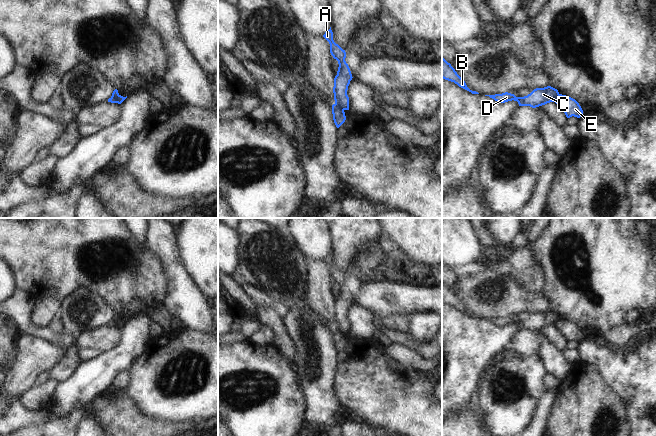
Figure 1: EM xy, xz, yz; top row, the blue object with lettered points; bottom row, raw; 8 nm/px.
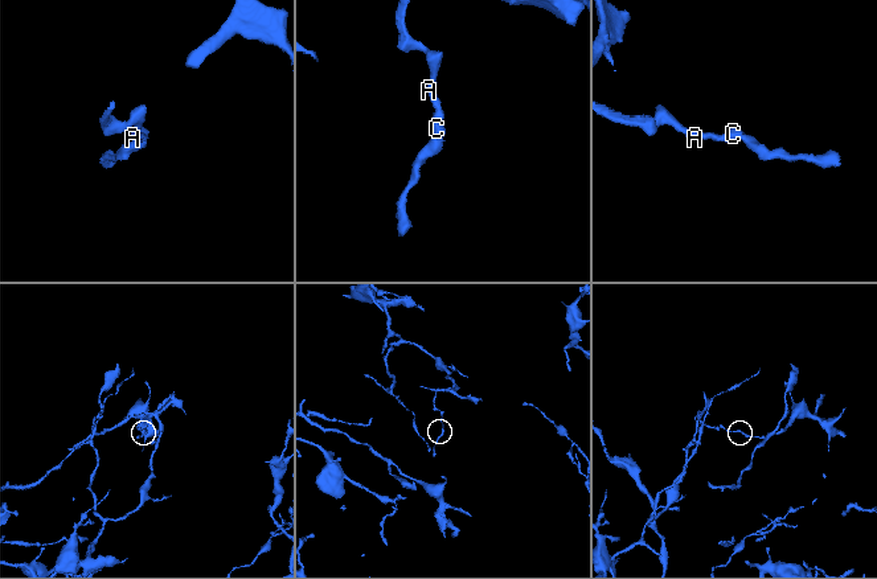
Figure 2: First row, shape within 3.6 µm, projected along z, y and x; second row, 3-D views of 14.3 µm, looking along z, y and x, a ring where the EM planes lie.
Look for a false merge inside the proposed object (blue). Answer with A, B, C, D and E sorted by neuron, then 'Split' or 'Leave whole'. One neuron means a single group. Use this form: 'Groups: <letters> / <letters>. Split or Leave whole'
Groups: A B C D / E. Split

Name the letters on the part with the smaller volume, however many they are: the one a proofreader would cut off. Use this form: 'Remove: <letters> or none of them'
Remove: E

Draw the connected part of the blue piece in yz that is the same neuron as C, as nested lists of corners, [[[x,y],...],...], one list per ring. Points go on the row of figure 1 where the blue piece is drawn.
[[[547,86],[544,88],[536,88],[524,97],[516,97],[514,94],[508,92],[485,96],[489,96],[499,103],[514,100],[518,102],[519,106],[530,106],[532,108],[536,108],[550,102],[555,102],[556,98],[559,96],[559,92],[551,86]]]

